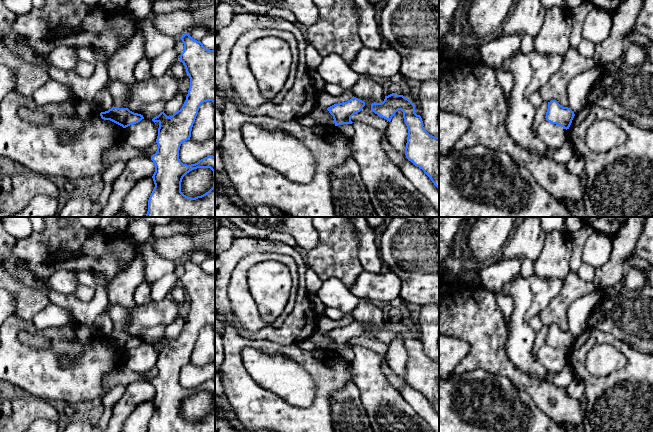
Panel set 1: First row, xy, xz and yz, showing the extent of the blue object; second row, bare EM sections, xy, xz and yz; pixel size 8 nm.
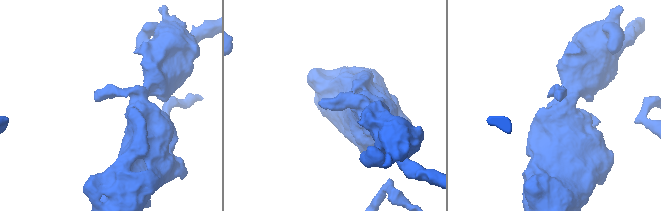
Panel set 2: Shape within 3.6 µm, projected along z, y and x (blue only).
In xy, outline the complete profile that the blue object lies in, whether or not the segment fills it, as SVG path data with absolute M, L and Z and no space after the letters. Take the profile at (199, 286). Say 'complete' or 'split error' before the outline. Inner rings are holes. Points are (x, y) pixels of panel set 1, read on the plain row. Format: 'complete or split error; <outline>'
complete; M189 257L180 261L184 268L184 274L180 279L180 285L190 302L190 311L182 332L172 340L167 340L164 335L154 341L152 345L159 347L156 367L157 375L151 380L155 389L152 400L155 411L148 424L148 432L215 432L215 380L209 379L195 388L183 388L179 383L179 374L183 366L190 364L191 355L198 334L202 327L212 325L215 327L215 273L206 273L200 265L194 264ZM197 392L210 392L213 395L213 411L201 420L188 421L181 416L183 401Z

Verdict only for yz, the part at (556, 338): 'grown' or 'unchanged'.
unchanged

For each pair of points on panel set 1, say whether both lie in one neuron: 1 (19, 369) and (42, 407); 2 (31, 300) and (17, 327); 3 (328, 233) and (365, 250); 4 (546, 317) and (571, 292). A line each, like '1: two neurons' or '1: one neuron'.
1: two neurons
2: two neurons
3: two neurons
4: one neuron

